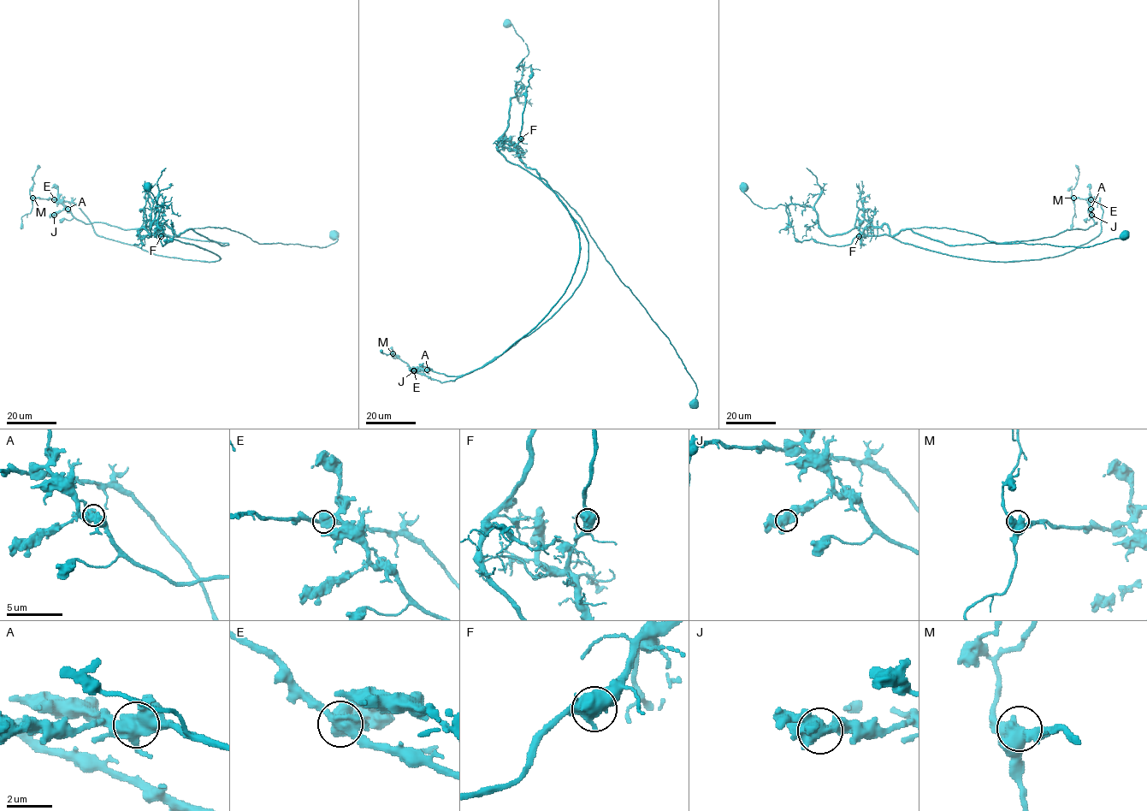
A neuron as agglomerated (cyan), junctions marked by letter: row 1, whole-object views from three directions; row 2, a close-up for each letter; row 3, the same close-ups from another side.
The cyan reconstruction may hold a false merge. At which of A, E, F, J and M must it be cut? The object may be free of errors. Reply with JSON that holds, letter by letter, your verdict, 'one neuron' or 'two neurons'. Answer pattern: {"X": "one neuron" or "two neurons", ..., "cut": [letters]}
{"A": "one neuron", "E": "two neurons", "F": "one neuron", "J": "one neuron", "M": "one neuron", "cut": ["E"]}

